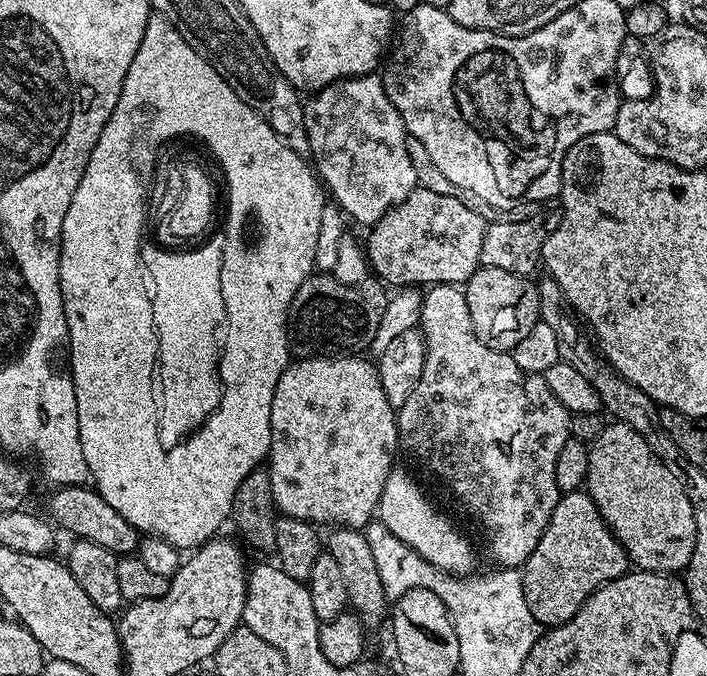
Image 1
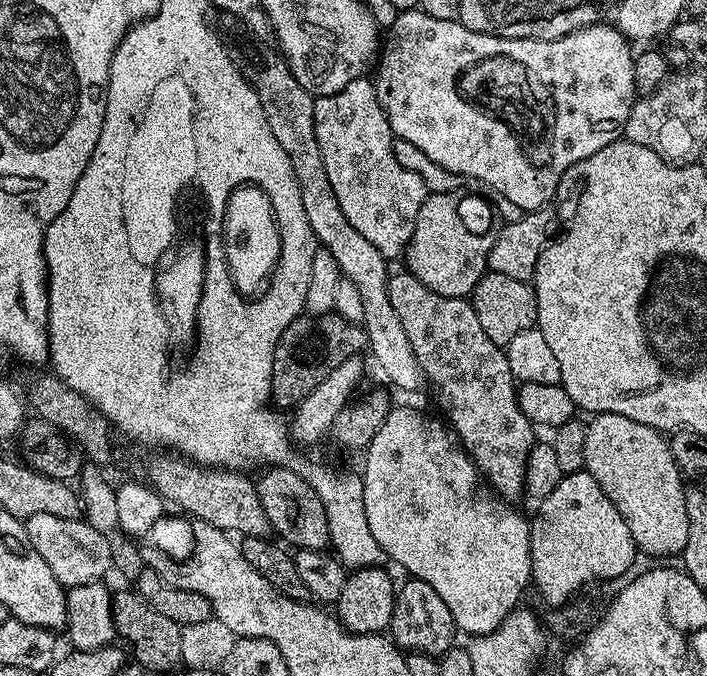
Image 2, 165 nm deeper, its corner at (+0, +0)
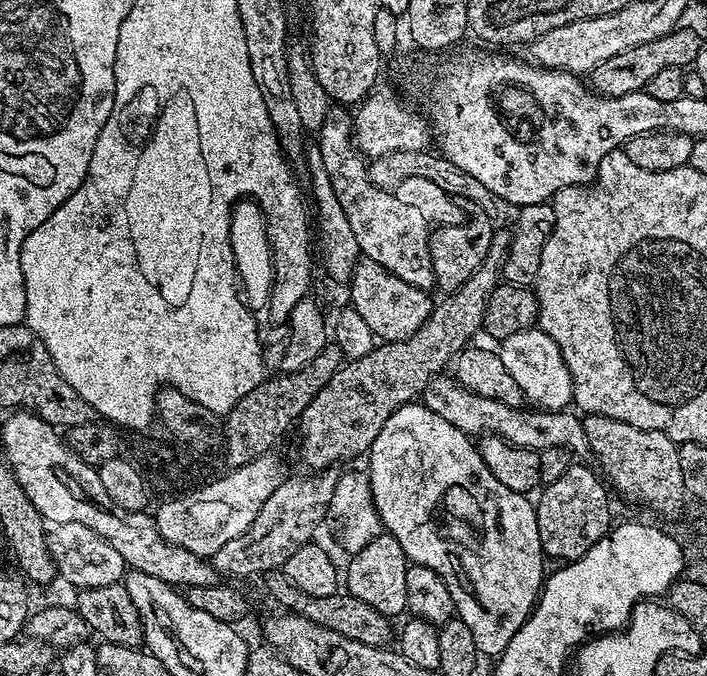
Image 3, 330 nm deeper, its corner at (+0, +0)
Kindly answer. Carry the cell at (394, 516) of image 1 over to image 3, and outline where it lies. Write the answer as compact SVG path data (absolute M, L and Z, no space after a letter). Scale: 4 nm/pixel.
M423 402L404 404L390 414L385 426L368 449L367 460L366 471L369 476L370 490L373 492L374 506L376 513L380 516L383 531L387 535L398 538L398 546L402 546L405 556L411 563L430 566L430 570L434 570L434 574L438 574L438 578L446 582L450 594L454 597L456 616L462 622L466 622L466 626L470 626L470 634L474 634L474 642L481 657L499 657L500 653L506 650L506 646L510 646L510 638L514 638L514 634L518 634L518 630L528 621L528 616L536 606L541 587L546 579L546 571L544 572L546 557L538 534L538 518L533 501L525 493L510 490L510 486L502 486L502 482L498 482L498 478L490 474L490 466L482 462L482 454L474 443L473 437L458 430L458 426L450 426L450 422L445 422L440 415L434 414L434 410L427 408Z

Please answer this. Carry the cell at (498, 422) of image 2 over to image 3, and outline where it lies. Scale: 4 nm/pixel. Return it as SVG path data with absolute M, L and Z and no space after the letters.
M367 258L357 260L356 268L352 271L351 288L350 306L362 314L366 326L370 326L380 342L410 338L426 322L434 307L434 300L428 297L425 289L402 282L402 278L390 274L386 266L378 266L378 262Z

